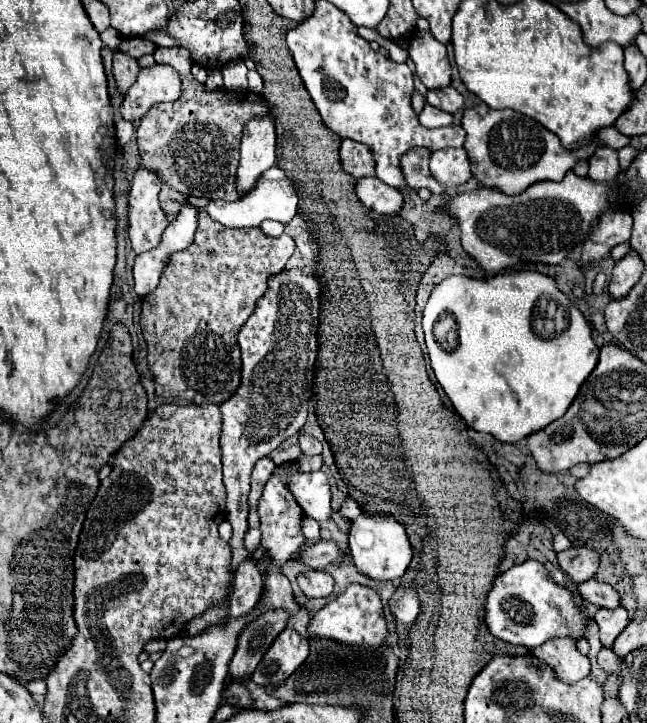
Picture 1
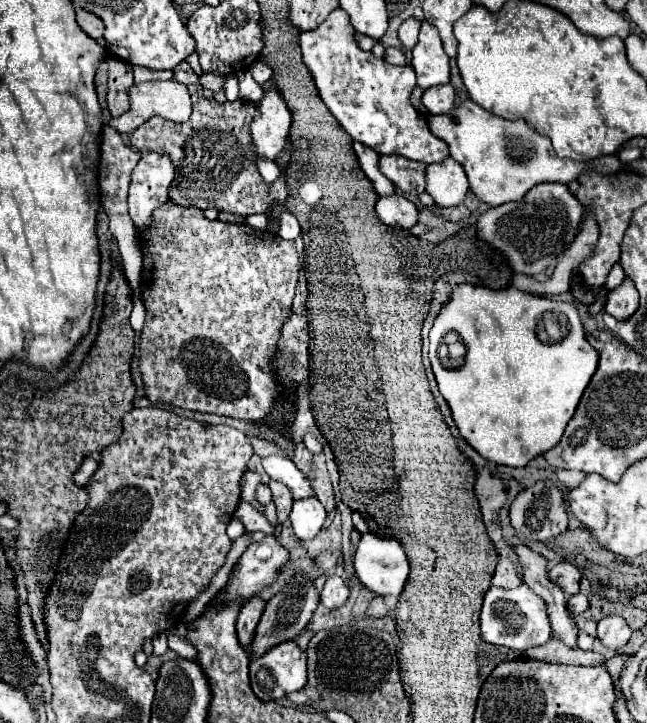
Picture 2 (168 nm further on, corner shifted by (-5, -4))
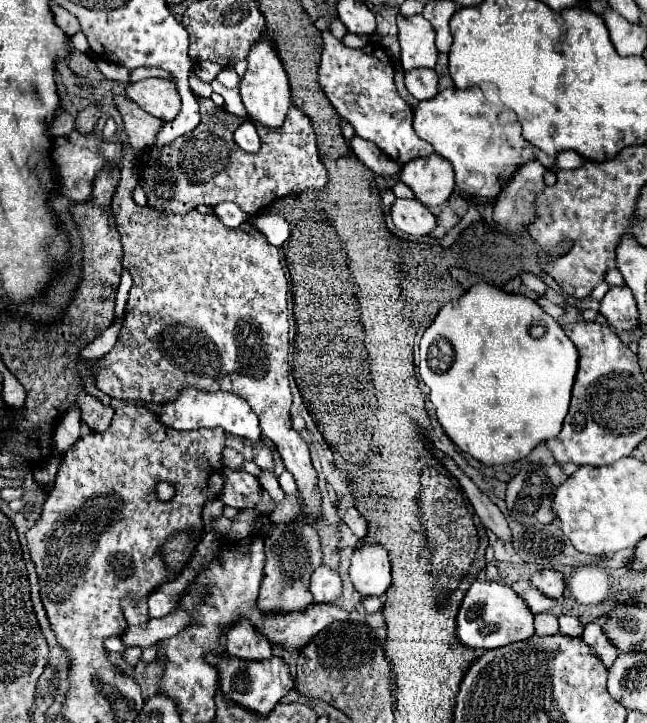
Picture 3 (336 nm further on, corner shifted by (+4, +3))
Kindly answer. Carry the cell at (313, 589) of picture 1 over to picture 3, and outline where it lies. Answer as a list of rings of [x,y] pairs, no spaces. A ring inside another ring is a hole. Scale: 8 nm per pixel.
[[[319,566],[311,576],[311,592],[317,604],[333,604],[341,596],[339,574],[327,566]]]

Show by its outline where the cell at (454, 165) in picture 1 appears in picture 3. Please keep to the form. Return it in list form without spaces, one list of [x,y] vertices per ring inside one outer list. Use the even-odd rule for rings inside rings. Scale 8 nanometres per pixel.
[[[437,154],[407,162],[399,178],[413,188],[417,200],[425,206],[441,206],[453,194],[453,166]]]

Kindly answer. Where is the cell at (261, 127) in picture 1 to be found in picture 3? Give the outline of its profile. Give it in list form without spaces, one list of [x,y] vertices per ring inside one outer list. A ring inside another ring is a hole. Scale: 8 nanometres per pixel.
[[[261,38],[247,56],[247,74],[241,80],[239,92],[243,98],[243,104],[247,108],[249,120],[259,122],[267,128],[279,128],[291,108],[291,96],[289,96],[289,80],[283,70],[283,64],[273,48],[273,44],[267,38]]]

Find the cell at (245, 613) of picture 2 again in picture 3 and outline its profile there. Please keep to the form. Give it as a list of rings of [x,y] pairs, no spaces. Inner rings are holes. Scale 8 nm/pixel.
[[[241,618],[227,632],[227,654],[243,660],[271,658],[271,642],[253,628],[249,618]]]

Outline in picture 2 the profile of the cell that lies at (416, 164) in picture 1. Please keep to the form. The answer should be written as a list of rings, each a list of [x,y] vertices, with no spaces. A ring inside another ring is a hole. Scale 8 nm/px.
[[[380,155],[378,159],[380,171],[406,195],[424,193],[424,163],[414,163],[410,159],[402,159],[400,155]]]

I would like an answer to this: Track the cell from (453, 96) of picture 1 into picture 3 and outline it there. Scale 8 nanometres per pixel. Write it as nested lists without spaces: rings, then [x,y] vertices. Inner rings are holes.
[[[425,68],[405,72],[405,86],[409,94],[413,94],[417,100],[429,100],[439,92],[435,70],[425,70]]]

